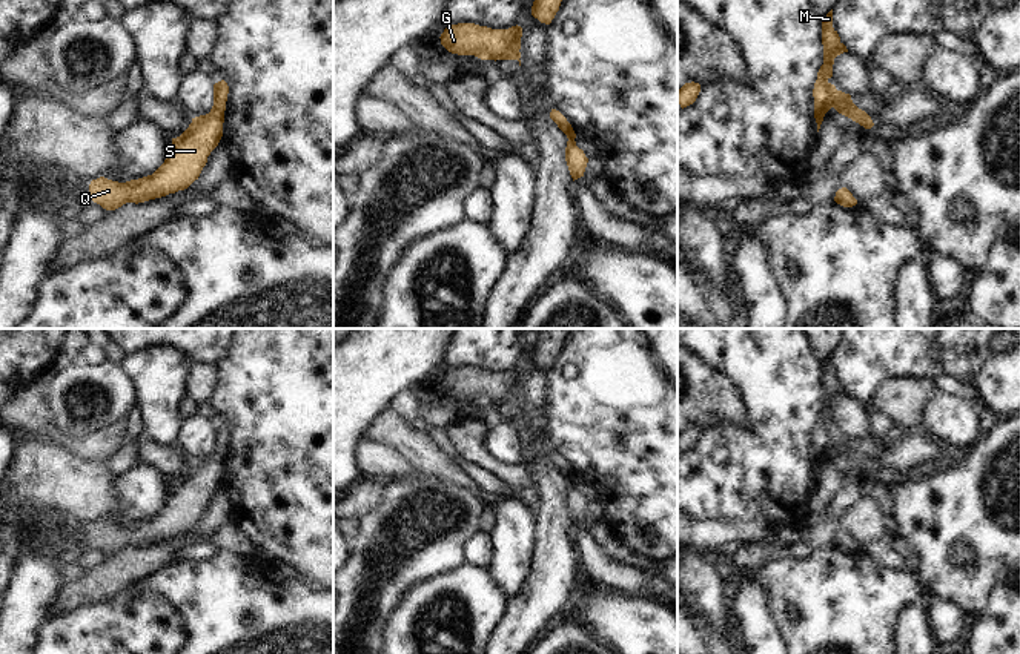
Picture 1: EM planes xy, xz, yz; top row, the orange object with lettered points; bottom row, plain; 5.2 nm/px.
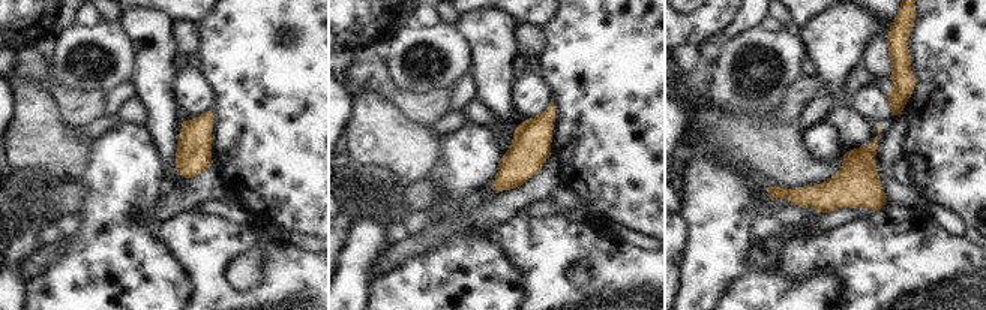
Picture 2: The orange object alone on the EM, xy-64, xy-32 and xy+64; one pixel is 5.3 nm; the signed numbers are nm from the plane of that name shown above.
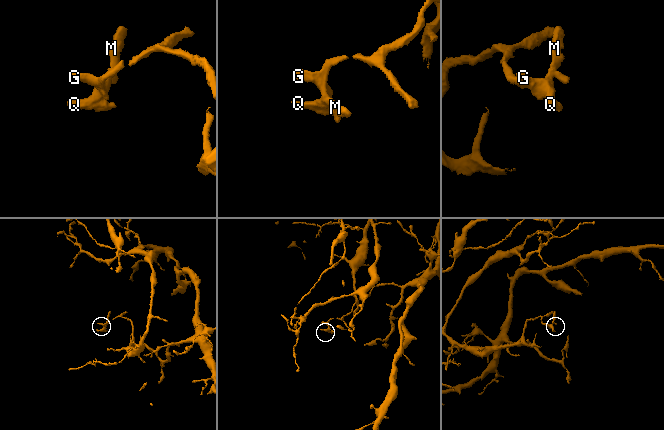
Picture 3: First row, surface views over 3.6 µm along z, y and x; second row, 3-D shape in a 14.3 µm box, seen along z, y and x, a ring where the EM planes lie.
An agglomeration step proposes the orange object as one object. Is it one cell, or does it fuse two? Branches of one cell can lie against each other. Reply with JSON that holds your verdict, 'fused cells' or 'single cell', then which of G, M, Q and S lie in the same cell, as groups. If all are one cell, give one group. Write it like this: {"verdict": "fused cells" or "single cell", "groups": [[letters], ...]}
{"verdict": "single cell", "groups": [["G", "M", "Q", "S"]]}

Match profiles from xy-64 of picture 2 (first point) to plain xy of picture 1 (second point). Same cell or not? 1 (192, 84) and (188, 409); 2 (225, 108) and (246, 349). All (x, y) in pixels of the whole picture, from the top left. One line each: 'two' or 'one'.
1: two
2: one

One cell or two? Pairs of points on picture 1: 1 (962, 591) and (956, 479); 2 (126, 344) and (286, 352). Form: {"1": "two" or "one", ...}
{"1": "one", "2": "two"}

